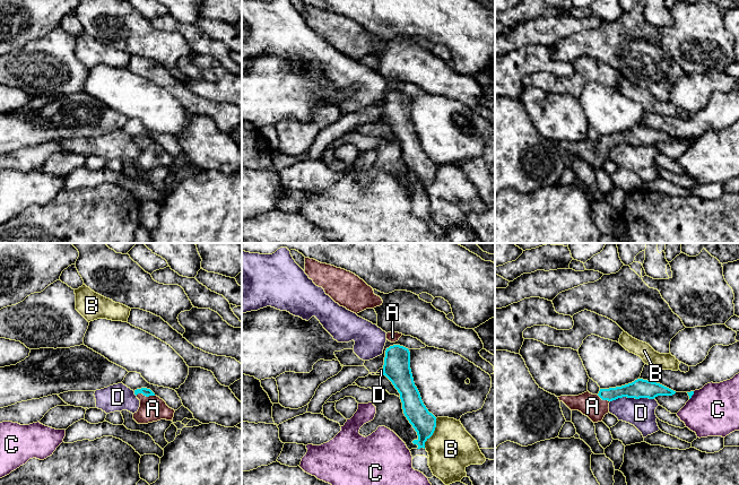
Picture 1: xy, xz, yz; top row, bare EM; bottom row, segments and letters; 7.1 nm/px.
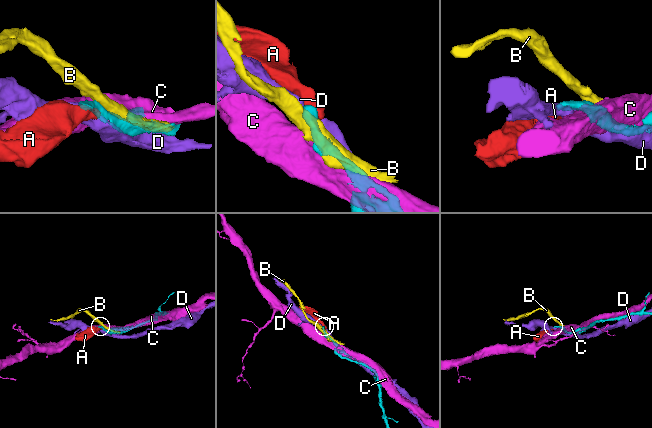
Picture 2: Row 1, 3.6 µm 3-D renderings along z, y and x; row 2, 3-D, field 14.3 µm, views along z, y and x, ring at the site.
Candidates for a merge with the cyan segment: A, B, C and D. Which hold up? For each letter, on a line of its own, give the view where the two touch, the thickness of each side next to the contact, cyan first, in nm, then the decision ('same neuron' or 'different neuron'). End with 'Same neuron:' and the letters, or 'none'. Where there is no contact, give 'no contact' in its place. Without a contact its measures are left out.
A: xy | 60/180 nm | same neuron
B: xz | 160/320 nm | different neuron
C: yz | 40/360 nm | different neuron
D: yz | 140/200 nm | different neuron
Same neuron: A

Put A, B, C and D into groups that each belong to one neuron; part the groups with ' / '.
A / B / C / D

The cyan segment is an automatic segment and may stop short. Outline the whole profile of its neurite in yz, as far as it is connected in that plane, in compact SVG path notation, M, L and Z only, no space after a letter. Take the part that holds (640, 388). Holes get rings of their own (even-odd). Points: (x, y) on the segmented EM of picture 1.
M637 379L621 387L600 389L598 395L586 391L579 396L560 396L558 399L571 410L579 410L593 423L598 423L602 422L605 415L609 413L609 402L618 398L654 399L658 396L672 396L675 393L676 391L660 383Z

